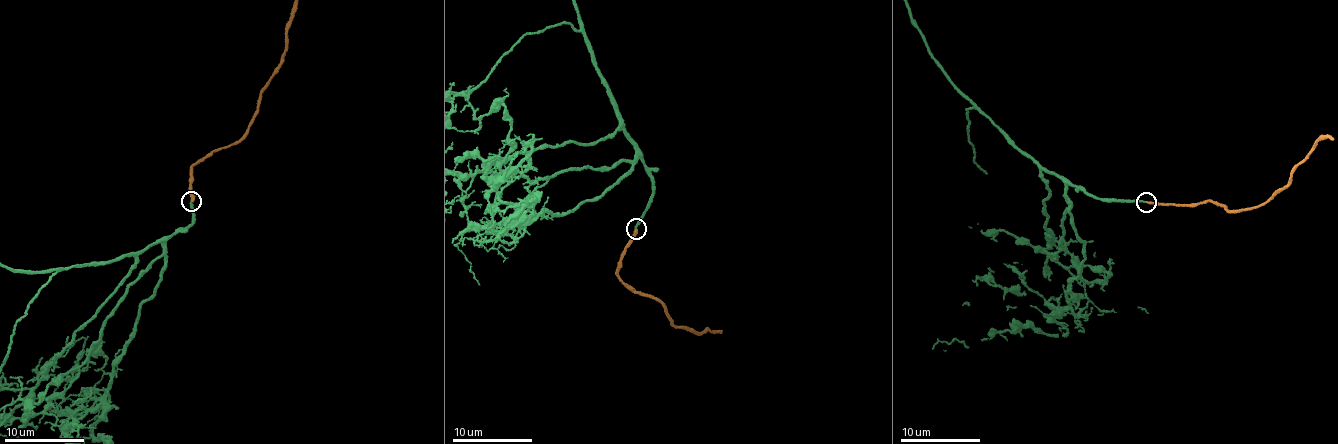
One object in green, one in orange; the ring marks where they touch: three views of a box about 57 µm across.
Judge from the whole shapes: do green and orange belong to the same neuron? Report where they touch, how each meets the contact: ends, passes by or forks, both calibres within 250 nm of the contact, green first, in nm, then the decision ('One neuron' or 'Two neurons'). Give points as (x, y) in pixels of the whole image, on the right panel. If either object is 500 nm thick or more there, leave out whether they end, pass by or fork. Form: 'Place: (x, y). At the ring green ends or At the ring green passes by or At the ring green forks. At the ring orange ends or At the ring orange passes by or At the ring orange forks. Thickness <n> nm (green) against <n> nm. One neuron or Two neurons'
Place: (1146, 202). At the ring green ends. At the ring orange ends. Thickness 200 nm (green) against 240 nm. One neuron

